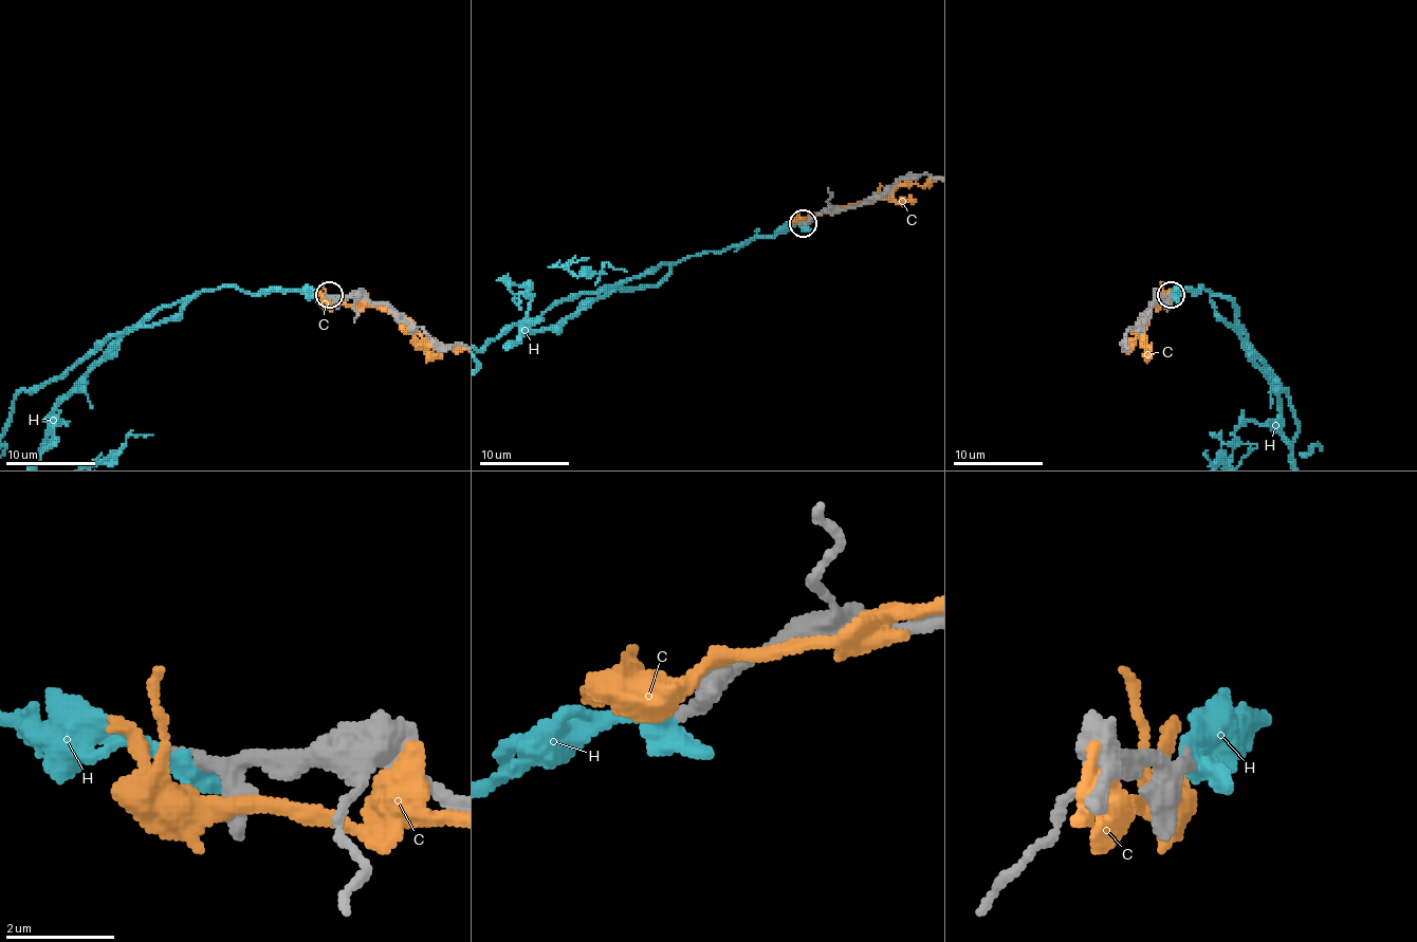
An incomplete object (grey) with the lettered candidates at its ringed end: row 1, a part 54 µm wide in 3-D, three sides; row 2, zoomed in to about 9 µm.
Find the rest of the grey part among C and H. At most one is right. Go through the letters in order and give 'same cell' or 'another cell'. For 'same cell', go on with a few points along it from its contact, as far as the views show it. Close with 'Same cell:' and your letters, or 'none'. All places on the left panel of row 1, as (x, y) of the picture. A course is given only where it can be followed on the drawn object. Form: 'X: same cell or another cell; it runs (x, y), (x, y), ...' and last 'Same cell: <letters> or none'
C: another cell
H: same cell
Same cell: H

